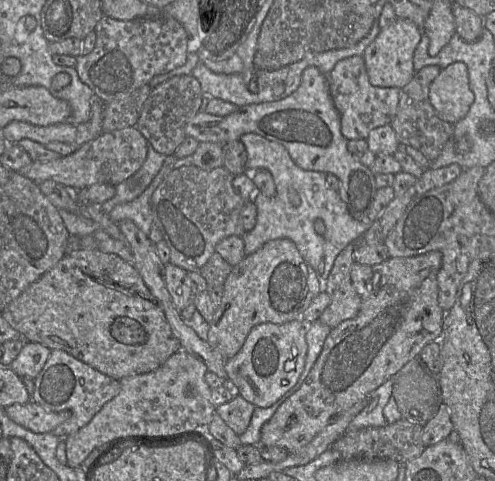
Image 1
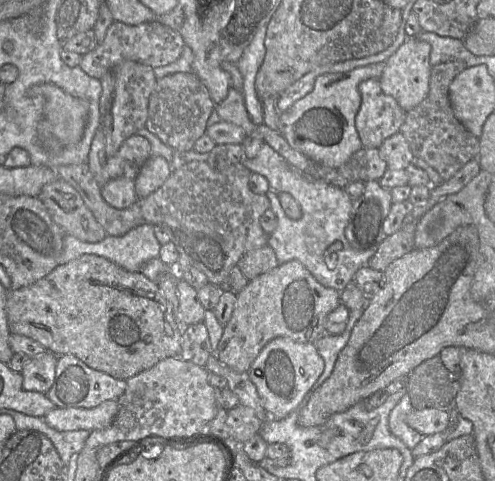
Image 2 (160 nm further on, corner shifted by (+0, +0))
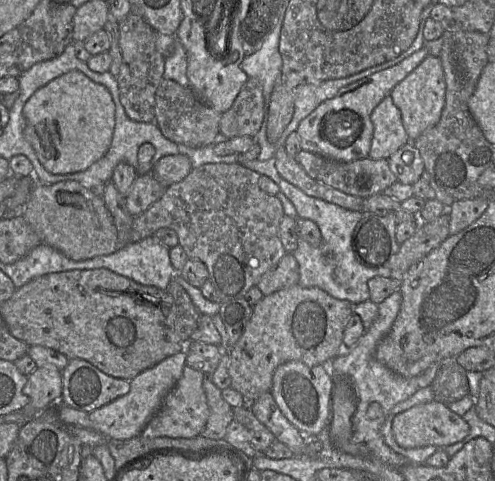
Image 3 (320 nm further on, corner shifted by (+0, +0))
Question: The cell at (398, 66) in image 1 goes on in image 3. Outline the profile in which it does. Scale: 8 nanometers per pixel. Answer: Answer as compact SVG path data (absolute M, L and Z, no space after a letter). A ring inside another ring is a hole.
M428 55L406 78L391 91L390 97L400 110L403 126L409 142L414 141L425 130L436 125L445 104L446 84L439 57Z

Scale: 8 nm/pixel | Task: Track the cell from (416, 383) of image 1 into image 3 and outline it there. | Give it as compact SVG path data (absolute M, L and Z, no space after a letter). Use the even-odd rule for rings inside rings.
M455 360L443 361L436 377L430 385L434 401L448 405L457 402L470 394L466 377L467 371Z

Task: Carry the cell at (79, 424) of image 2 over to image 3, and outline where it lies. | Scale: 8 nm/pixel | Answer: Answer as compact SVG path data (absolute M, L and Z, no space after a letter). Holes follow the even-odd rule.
M186 350L174 354L130 380L127 394L89 413L92 429L107 439L131 439L142 431L160 409L167 393L175 386L186 366Z

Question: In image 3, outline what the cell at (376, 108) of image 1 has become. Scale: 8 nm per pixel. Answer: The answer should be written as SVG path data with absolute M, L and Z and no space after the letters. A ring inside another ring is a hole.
M386 96L371 114L373 137L369 156L371 159L388 159L403 145L409 143L402 123L401 112L390 96Z

